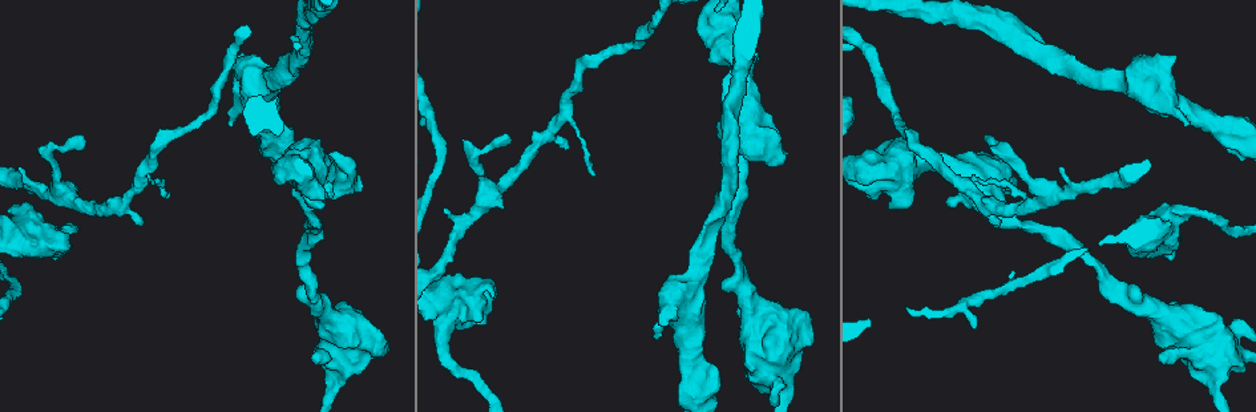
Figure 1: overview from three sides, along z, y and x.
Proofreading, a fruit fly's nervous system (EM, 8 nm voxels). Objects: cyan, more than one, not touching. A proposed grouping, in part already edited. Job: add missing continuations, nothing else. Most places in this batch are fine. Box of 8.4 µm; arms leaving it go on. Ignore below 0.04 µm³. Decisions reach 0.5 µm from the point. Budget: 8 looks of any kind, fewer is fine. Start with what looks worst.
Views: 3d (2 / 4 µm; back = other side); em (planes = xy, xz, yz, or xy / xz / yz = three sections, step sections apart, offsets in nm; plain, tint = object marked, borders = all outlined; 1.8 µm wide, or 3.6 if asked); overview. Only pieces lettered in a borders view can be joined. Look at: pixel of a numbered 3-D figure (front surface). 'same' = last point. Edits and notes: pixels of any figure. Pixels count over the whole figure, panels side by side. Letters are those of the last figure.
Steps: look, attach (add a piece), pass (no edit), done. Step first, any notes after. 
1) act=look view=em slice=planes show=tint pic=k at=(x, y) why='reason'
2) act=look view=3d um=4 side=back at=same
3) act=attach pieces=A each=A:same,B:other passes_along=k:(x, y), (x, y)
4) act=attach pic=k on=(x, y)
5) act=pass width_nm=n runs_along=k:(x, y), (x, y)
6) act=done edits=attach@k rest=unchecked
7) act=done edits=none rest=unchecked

act=look view=3d um=2 side=back pic=1 at=(987, 138) why='an open end'

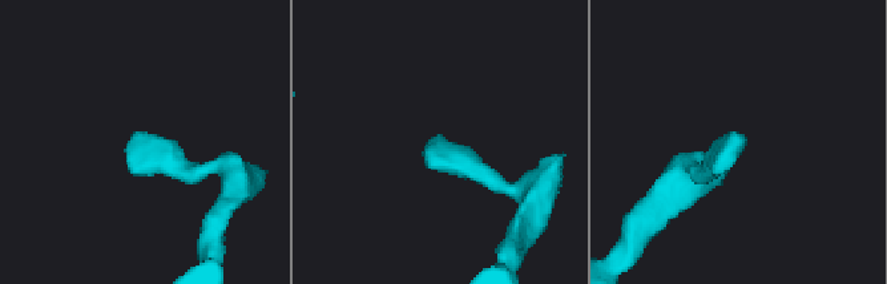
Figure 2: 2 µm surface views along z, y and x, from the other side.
act=look view=em um=3.6 slice=xz step=16 show=borders pic=2 at=(131, 141) why='need the tissue'

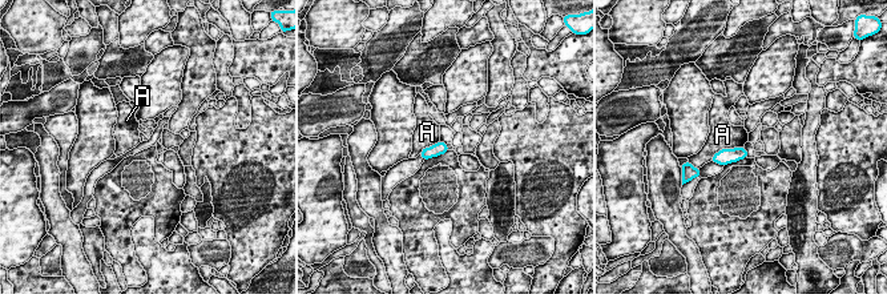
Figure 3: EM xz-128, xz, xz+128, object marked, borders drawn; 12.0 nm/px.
act=look view=em um=3.6 slice=planes show=borders at=same

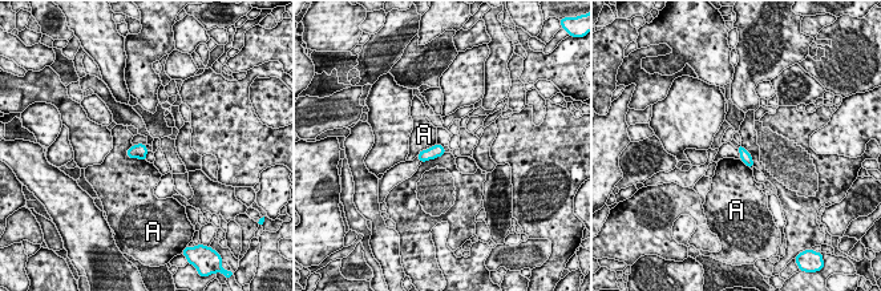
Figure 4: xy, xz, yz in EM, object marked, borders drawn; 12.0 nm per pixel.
act=pass longest_contact=A:280nm each=A:other found='no lettered piece goes on from it'

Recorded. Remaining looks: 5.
act=look view=em slice=planes show=borders pic=1 at=(1174, 255) why='stops while still wide'

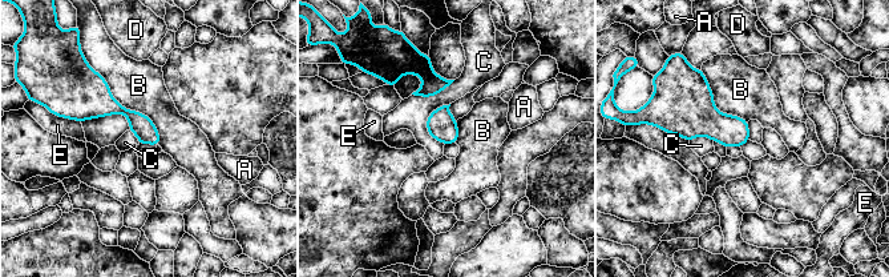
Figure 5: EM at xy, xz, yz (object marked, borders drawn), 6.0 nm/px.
act=pass each=A:other,B:other,C:other,D:other,E:other runs_along=5:(75, 111), (128, 112), (156, 141) found='none of them fits'

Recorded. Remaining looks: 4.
act=look view=3d um=4 pic=1 at=(1185, 127) why='free end'

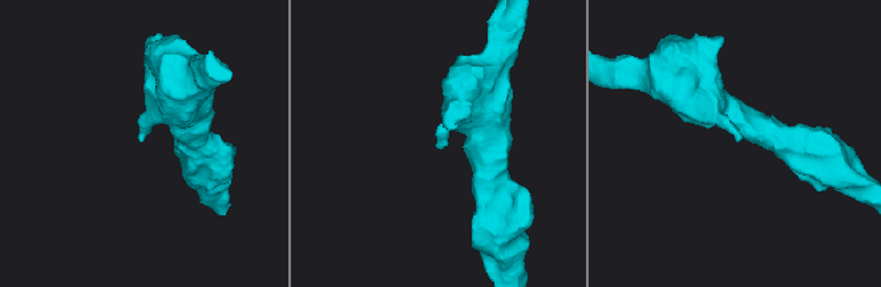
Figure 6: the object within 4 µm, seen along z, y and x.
act=look view=em slice=planes show=borders pic=6 at=(142, 140)

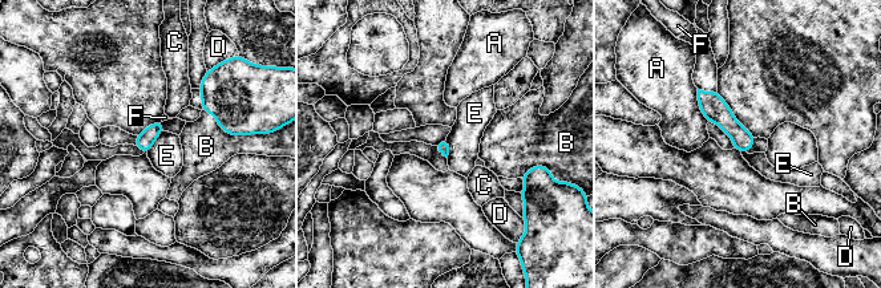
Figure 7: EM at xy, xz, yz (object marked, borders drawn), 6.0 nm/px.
act=pass each=A:other,B:other,C:other,D:other,E:other,F:other found='none of them fits'

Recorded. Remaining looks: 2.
act=done edits=none rest=unchecked

